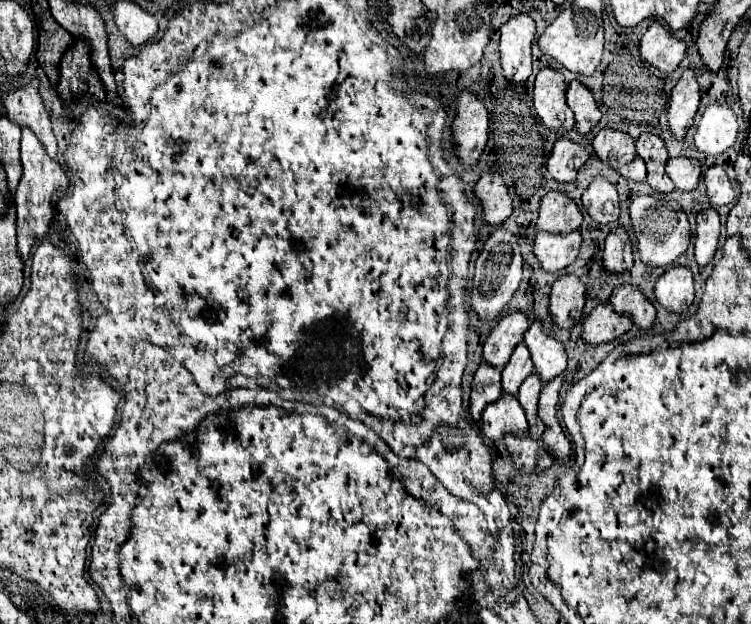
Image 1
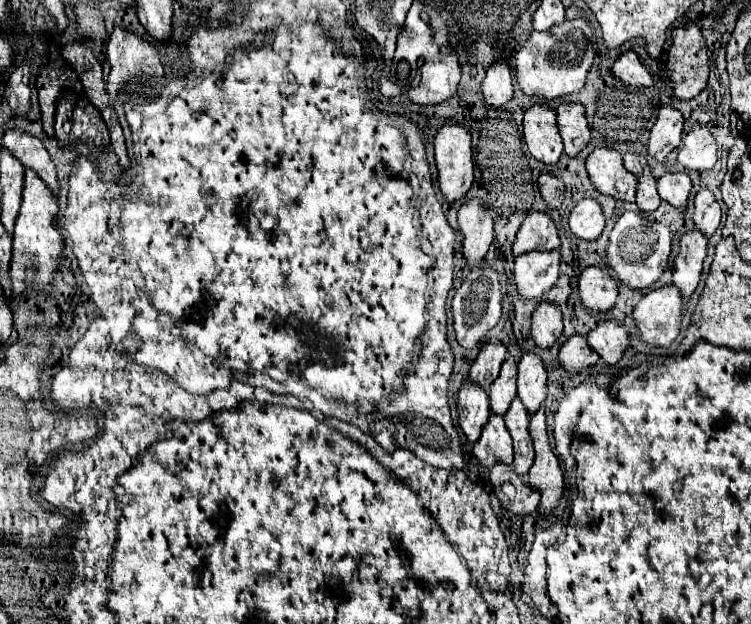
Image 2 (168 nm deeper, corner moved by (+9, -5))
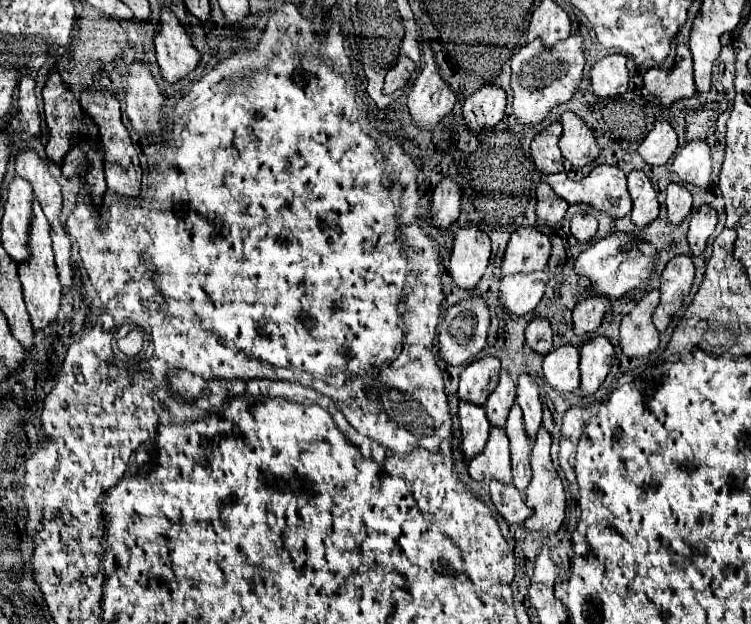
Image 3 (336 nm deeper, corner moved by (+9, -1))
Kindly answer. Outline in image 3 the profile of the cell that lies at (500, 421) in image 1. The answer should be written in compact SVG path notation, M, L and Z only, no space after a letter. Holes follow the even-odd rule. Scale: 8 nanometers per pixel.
M491 427L487 445L469 461L469 475L475 481L499 479L511 483L511 457L509 457L509 439L503 427Z

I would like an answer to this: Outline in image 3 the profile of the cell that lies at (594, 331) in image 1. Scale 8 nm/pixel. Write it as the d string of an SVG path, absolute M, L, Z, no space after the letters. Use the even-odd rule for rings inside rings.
M569 343L547 353L543 359L543 377L553 389L561 393L577 391L581 383L579 349Z

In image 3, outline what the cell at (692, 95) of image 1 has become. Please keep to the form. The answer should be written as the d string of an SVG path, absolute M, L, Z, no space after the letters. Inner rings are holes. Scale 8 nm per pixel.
M657 121L653 131L645 137L645 141L639 145L639 155L645 159L649 165L665 165L669 157L677 149L677 133L671 127L669 121Z

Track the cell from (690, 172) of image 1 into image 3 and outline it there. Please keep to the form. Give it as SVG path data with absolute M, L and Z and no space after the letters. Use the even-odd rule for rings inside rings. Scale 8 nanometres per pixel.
M669 183L667 185L667 215L671 223L681 223L689 213L691 213L691 193L685 185L681 183Z

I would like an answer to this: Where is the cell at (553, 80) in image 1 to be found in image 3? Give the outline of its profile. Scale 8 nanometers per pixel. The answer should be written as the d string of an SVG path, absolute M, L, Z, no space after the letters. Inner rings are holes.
M555 121L539 131L531 141L531 157L535 167L541 173L559 173L563 171L563 155L559 151L559 135L561 123Z

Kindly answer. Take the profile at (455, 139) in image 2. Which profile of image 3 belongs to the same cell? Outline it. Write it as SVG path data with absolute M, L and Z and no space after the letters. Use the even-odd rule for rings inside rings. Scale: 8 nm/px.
M443 177L439 185L433 189L431 215L433 223L439 227L449 227L459 217L459 207L463 201L463 189L457 185L453 177Z

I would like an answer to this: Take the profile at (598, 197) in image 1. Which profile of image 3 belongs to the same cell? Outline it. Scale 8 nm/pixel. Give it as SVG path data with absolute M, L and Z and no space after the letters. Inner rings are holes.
M577 211L571 217L571 233L579 241L589 241L597 233L597 219L589 211Z

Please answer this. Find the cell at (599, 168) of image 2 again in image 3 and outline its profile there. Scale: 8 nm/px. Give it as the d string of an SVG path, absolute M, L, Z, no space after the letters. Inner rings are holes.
M601 163L583 181L571 181L565 173L543 175L541 181L549 183L553 187L553 191L559 193L559 197L567 199L569 203L589 203L595 209L601 209L601 211L605 211L605 213L609 213L613 217L623 217L623 215L631 213L631 197L629 197L629 191L627 191L625 173L617 165Z

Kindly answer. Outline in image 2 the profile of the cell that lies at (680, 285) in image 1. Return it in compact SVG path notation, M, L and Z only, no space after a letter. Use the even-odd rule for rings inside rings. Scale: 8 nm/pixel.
M661 287L643 295L633 309L635 327L643 343L669 347L681 327L681 295L675 287Z

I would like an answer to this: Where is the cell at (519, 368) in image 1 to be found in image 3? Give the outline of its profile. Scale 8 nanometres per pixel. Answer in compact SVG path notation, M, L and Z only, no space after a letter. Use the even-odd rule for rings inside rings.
M501 371L499 377L499 385L495 387L495 391L489 395L487 403L485 403L485 411L487 411L487 419L493 425L503 427L507 413L511 409L511 405L515 403L515 381L509 375L509 371Z

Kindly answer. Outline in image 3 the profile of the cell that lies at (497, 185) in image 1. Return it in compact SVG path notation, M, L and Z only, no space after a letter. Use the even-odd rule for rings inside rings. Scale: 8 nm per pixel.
M467 223L455 231L449 273L461 289L473 289L487 269L491 255L489 235L475 223Z

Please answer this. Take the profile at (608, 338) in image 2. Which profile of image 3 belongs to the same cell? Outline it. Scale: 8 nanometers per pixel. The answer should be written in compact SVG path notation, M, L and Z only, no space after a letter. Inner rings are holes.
M595 335L581 345L581 395L593 395L605 381L617 353L607 335Z

